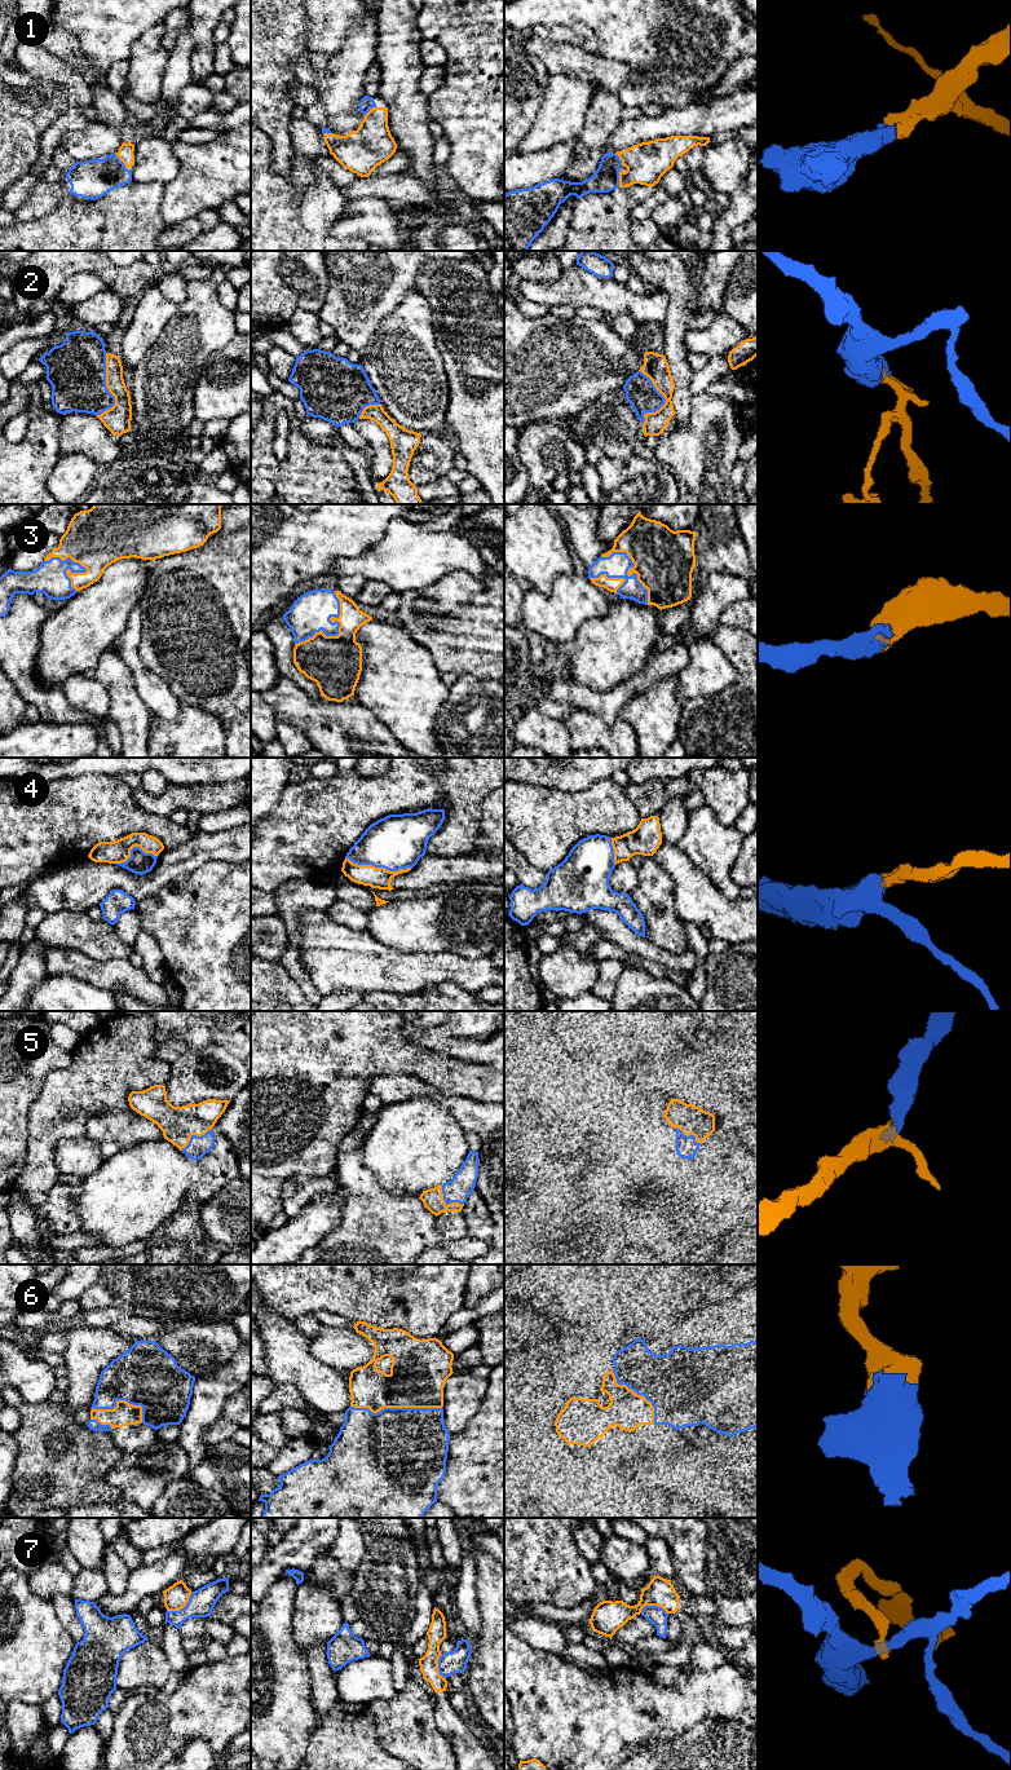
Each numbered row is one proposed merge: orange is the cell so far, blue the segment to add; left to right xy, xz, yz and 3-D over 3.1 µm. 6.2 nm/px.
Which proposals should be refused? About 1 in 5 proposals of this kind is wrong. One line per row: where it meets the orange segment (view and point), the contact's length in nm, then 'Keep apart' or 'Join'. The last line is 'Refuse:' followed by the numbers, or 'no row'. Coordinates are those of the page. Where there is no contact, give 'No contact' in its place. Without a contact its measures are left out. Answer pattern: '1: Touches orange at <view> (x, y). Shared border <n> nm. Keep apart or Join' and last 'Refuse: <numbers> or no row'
1: Touches orange at xy (120, 160). Shared border 130 nm. Join
2: Touches orange at xy (107, 388). Shared border 400 nm. Join
3: Touches orange at xz (339, 634). Shared border 420 nm. Join
4: Touches orange at xz (379, 868). Shared border 420 nm. Join
5: Touches orange at xy (194, 1134). Shared border 240 nm. Join
6: Touches orange at xz (396, 1407). Shared border 550 nm. Join
7: Touches orange at xy (182, 1607). Shared border 200 nm. Keep apart
Refuse: 7

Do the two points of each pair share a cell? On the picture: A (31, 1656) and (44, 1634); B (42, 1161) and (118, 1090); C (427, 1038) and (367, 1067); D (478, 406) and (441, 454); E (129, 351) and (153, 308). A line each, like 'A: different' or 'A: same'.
A: same
B: same
C: different
D: different
E: same

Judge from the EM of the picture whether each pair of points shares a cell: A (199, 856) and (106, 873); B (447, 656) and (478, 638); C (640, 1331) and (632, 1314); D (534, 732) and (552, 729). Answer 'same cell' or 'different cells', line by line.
A: same cell
B: same cell
C: different cells
D: same cell

